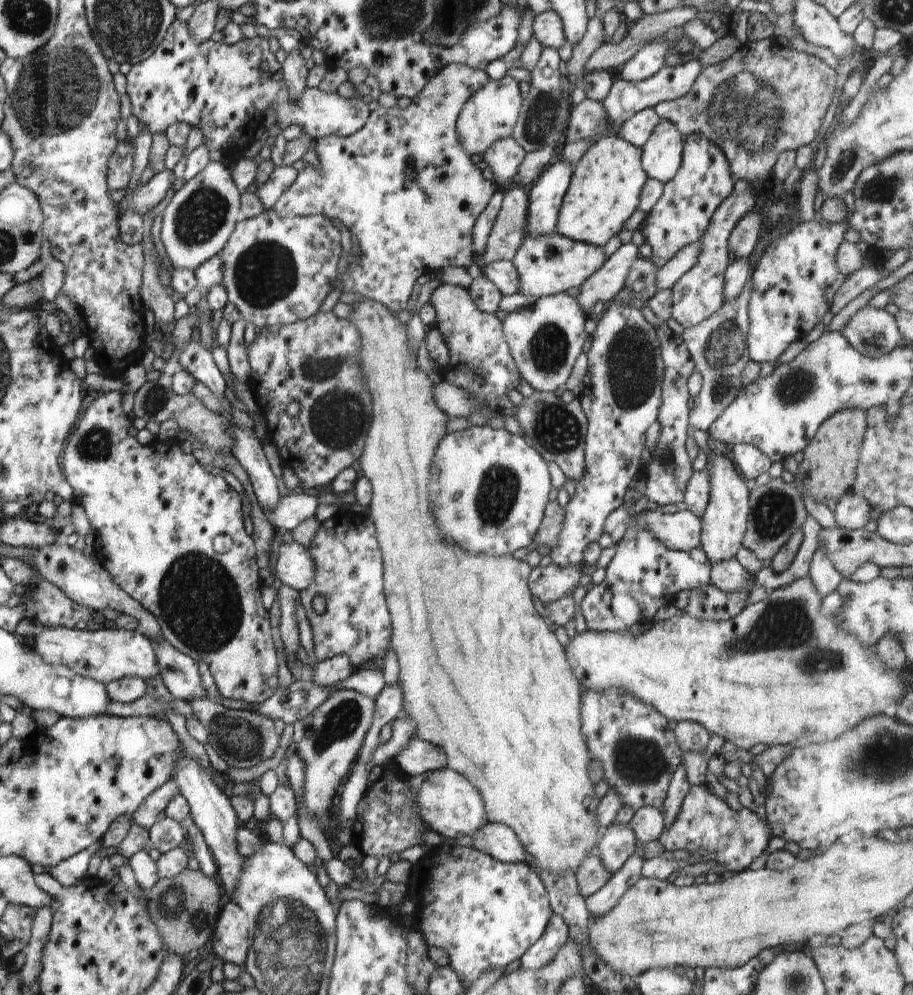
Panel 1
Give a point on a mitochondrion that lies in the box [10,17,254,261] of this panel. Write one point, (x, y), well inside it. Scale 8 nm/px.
(60, 94)

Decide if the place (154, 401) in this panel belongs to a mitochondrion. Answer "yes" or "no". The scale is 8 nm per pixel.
yes

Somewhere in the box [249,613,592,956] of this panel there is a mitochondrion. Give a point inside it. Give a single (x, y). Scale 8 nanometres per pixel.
(343, 720)

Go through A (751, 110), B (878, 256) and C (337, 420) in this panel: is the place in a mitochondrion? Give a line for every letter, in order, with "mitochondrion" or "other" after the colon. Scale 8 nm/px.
A: mitochondrion
B: other
C: mitochondrion

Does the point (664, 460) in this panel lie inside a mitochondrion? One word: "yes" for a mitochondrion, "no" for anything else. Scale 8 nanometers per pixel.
yes

